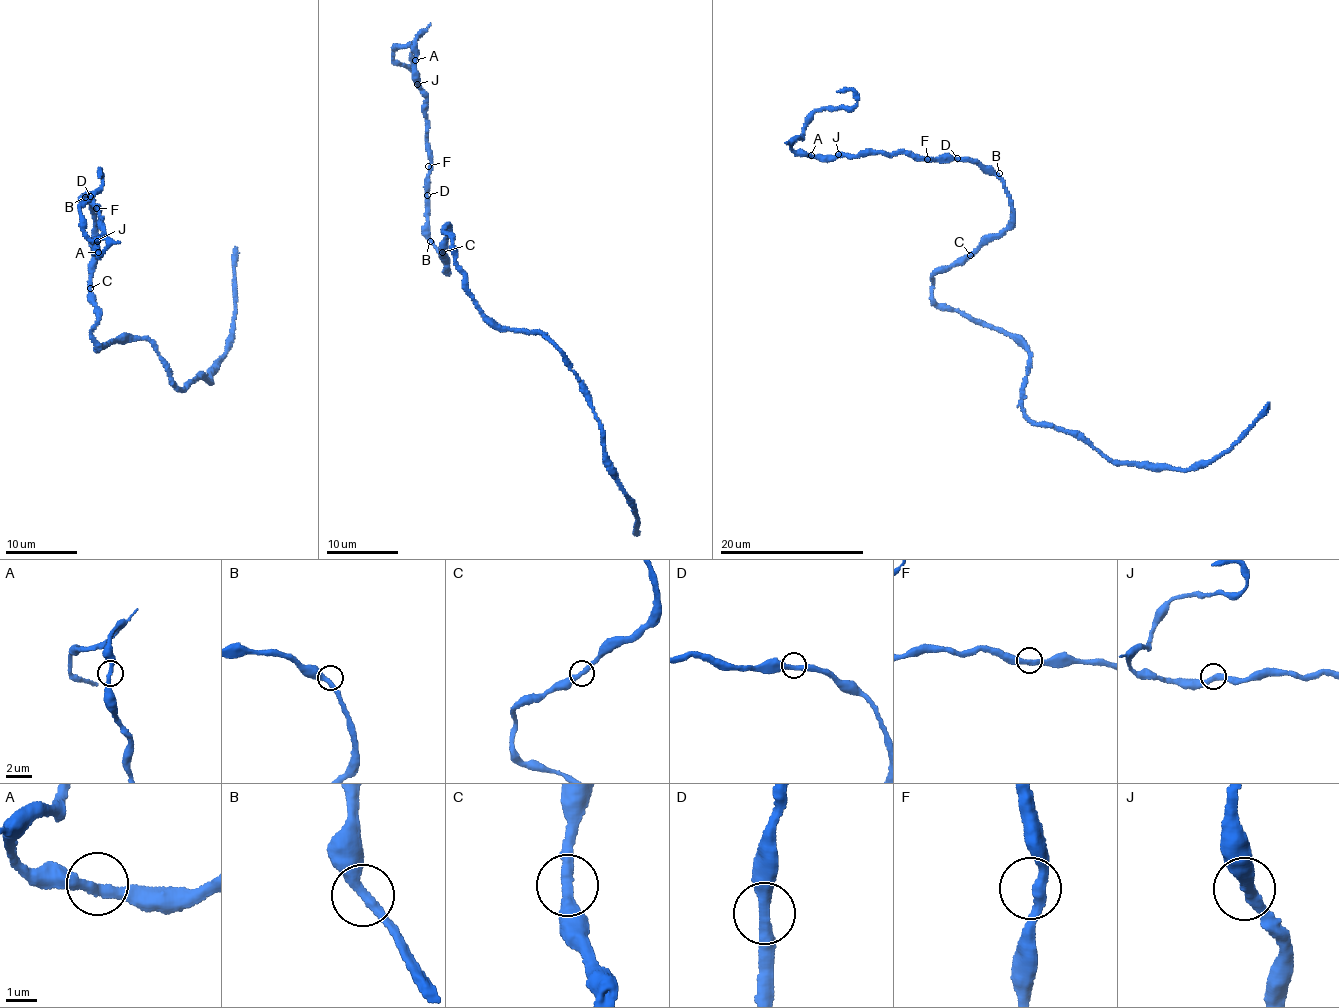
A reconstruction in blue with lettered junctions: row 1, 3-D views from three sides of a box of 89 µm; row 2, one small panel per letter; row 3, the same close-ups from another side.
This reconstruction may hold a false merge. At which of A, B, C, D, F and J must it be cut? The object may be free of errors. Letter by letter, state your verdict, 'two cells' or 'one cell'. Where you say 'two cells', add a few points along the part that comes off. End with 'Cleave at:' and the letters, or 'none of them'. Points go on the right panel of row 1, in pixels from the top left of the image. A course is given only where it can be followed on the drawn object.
A: one cell
B: one cell
C: one cell
D: one cell
F: one cell
J: one cell
Cleave at: none of them

